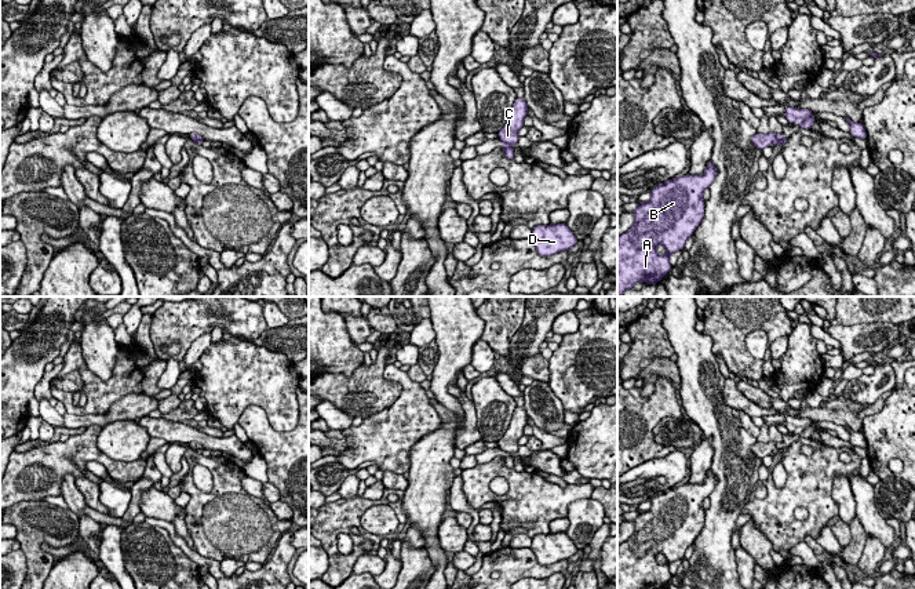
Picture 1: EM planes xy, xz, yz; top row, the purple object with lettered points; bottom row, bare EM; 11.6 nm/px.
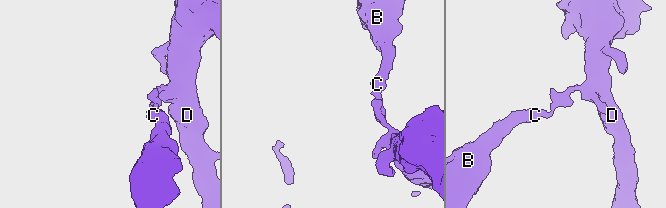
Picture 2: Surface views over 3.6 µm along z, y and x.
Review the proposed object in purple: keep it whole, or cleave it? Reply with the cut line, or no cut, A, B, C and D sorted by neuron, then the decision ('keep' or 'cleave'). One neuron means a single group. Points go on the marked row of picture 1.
cut in xz along (510, 146), (503, 151); A B C / D; cleave

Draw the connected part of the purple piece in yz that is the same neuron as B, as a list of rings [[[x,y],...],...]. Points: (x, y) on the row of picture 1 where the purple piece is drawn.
[[[710,160],[703,175],[668,179],[634,210],[633,226],[617,237],[617,295],[635,283],[656,284],[670,270],[670,255],[683,250],[704,217],[703,192],[717,175]]]

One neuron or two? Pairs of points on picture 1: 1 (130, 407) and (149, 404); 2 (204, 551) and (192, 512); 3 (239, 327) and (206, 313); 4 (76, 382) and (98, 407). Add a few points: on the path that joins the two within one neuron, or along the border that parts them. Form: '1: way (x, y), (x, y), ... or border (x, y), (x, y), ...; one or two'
1: way (134, 406), (145, 404); one
2: way (200, 541), (192, 522); one
3: way (230, 319), (225, 313), (214, 313); one
4: border (57, 377), (76, 371), (83, 386); two

